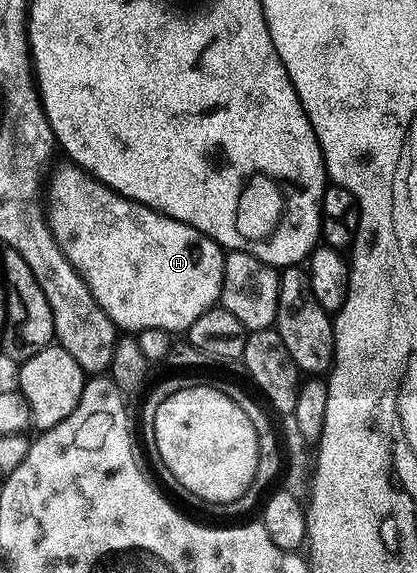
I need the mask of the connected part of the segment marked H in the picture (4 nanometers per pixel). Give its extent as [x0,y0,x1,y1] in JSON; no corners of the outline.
[48,166,226,333]

